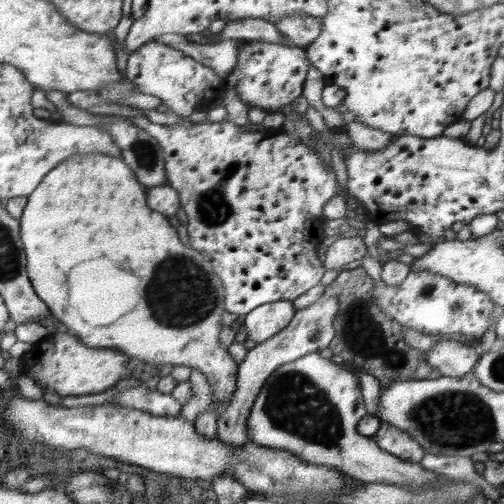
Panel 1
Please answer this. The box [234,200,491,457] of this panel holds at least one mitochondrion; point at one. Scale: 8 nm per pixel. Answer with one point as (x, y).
(295, 403)

